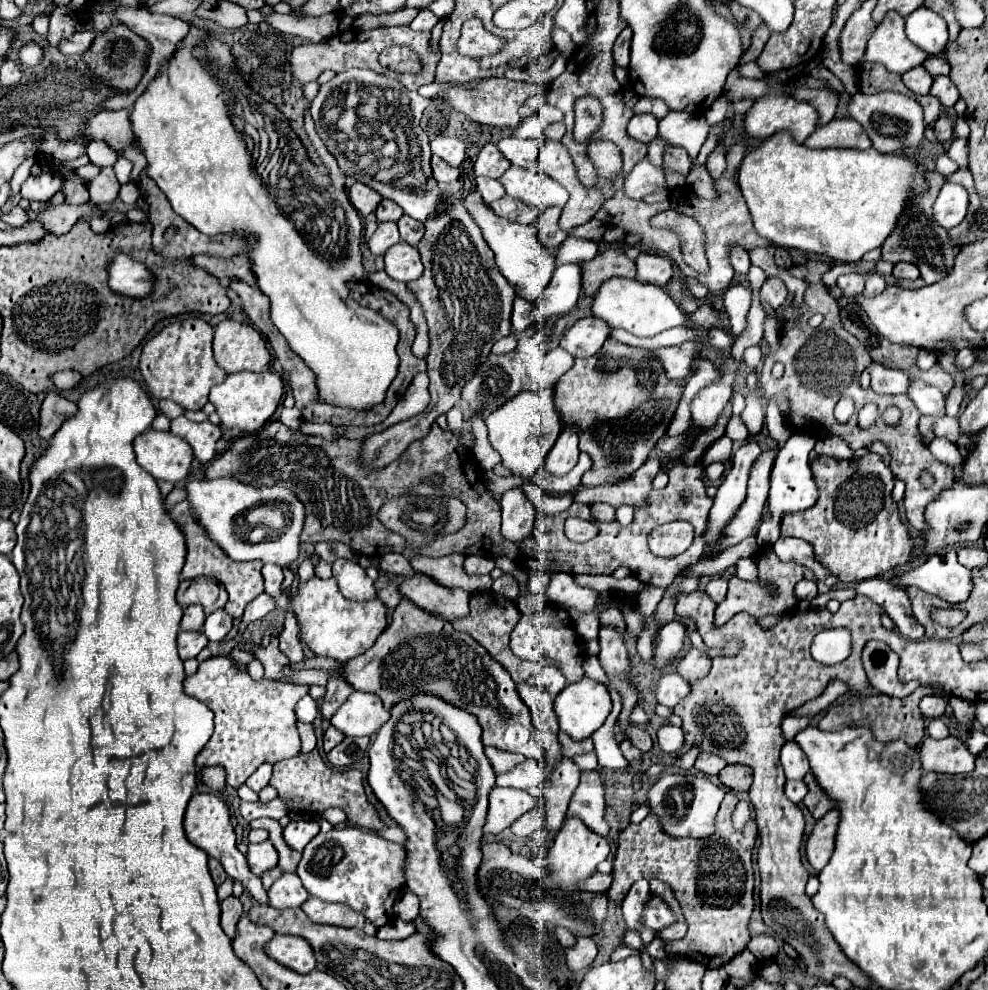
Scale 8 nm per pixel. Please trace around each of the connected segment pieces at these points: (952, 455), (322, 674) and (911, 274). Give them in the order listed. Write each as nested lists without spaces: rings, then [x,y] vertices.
[[[934,438],[934,442],[930,442],[930,452],[934,452],[934,456],[938,456],[938,460],[942,460],[944,464],[952,464],[952,468],[958,468],[962,464],[962,456],[958,452],[956,443],[950,440],[942,440],[942,438]]]
[[[288,666],[284,670],[284,674],[288,678],[292,678],[296,684],[320,684],[320,686],[326,686],[326,682],[330,678],[330,672],[326,672],[326,670],[300,670],[300,672],[292,672]]]
[[[898,262],[898,264],[894,266],[892,276],[898,278],[898,280],[902,280],[902,278],[916,280],[916,278],[920,276],[920,272],[918,272],[918,266],[914,266],[914,264],[910,264],[910,262]]]

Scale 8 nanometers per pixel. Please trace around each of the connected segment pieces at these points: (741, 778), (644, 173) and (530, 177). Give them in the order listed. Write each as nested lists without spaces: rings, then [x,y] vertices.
[[[724,766],[718,774],[720,782],[736,792],[748,792],[752,786],[752,772],[748,766]]]
[[[646,158],[640,160],[628,174],[628,178],[624,182],[624,190],[634,200],[642,200],[646,194],[666,190],[666,180],[664,180],[662,168],[652,166]]]
[[[512,166],[500,178],[508,196],[536,206],[538,210],[546,210],[550,206],[564,206],[568,200],[568,192],[556,180],[538,170],[524,170]]]

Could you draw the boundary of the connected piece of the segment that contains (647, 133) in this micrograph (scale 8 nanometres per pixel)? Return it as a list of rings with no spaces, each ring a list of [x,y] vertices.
[[[634,114],[628,124],[628,134],[648,144],[658,134],[658,120],[652,114]]]

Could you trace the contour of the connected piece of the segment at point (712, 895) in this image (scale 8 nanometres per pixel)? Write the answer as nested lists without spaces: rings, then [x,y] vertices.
[[[728,792],[718,812],[718,828],[710,840],[672,840],[672,836],[662,832],[658,820],[648,814],[640,824],[628,824],[620,832],[614,858],[614,882],[608,896],[612,900],[624,900],[628,888],[640,878],[668,882],[688,922],[688,934],[678,942],[668,942],[666,952],[698,960],[706,968],[718,968],[730,962],[750,940],[748,920],[754,908],[752,848],[758,832],[753,819],[742,830],[732,826],[732,810],[736,804],[736,794]]]

